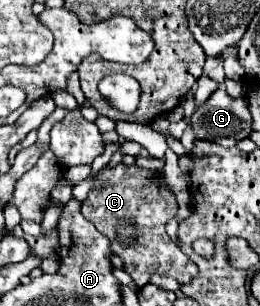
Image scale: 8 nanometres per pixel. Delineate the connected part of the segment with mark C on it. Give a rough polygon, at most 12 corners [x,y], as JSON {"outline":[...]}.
{"outline":[[103,167],[81,213],[139,289],[197,267],[165,231],[161,173]]}

